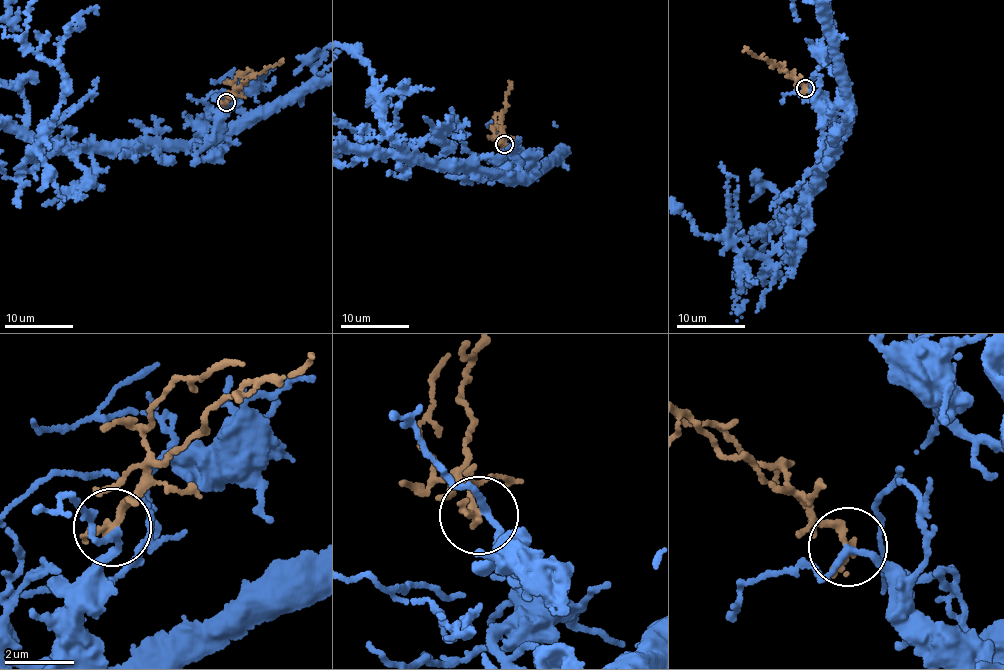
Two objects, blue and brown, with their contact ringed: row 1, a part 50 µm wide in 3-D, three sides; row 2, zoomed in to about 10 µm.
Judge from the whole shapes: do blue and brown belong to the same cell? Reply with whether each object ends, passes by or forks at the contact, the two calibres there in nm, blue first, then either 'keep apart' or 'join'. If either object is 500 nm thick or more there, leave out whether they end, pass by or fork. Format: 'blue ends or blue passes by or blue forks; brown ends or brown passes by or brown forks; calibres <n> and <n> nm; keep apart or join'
blue passes by; brown ends; calibres 160 and 280 nm; join

